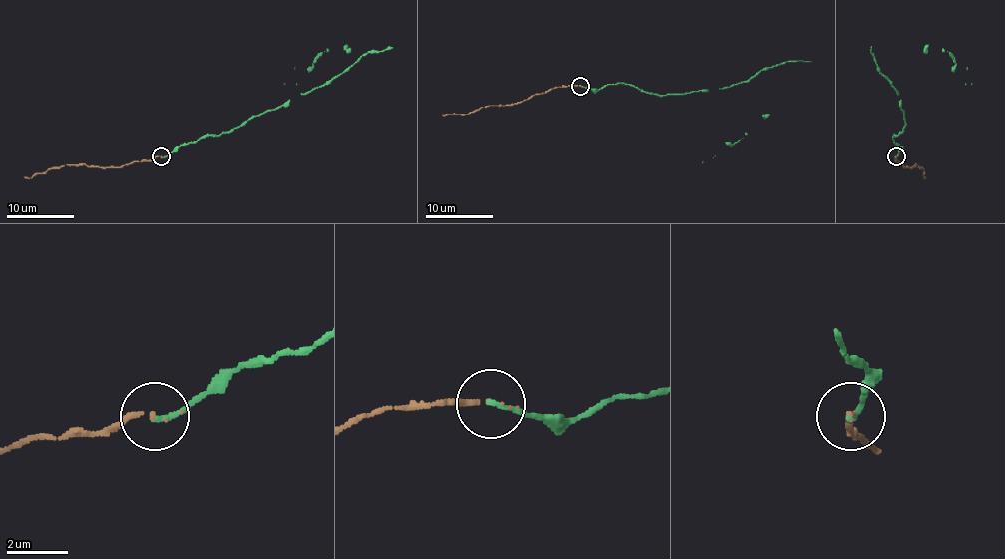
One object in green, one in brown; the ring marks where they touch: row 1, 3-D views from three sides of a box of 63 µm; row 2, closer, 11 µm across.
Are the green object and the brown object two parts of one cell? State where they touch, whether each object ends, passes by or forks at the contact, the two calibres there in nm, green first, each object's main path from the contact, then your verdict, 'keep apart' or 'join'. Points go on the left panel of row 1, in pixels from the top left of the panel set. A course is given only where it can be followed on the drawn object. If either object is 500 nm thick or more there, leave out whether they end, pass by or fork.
(161, 156) | green ends | brown ends | 160/150 nm | green via (162, 156), (189, 142), (233, 131), (328, 85), (362, 56), (392, 47) | brown via (162, 156), (121, 166), (62, 165), (35, 173), (29, 178), (24, 176) | join

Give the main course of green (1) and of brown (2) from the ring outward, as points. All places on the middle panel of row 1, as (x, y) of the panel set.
1: (580, 86), (597, 90), (624, 83), (652, 93), (682, 95), (726, 88), (780, 63), (811, 61)
2: (580, 86), (555, 86), (509, 105), (480, 107), (468, 114), (443, 115)

